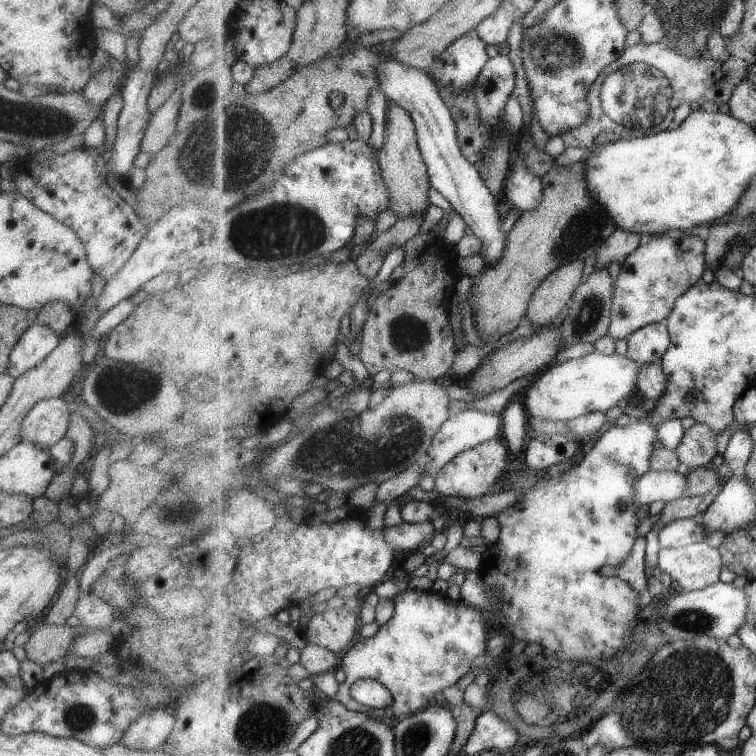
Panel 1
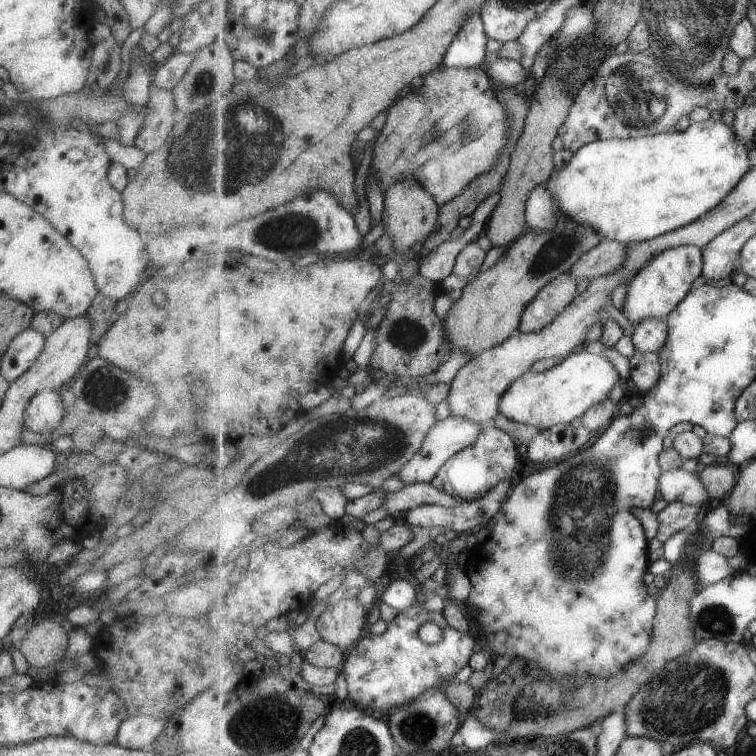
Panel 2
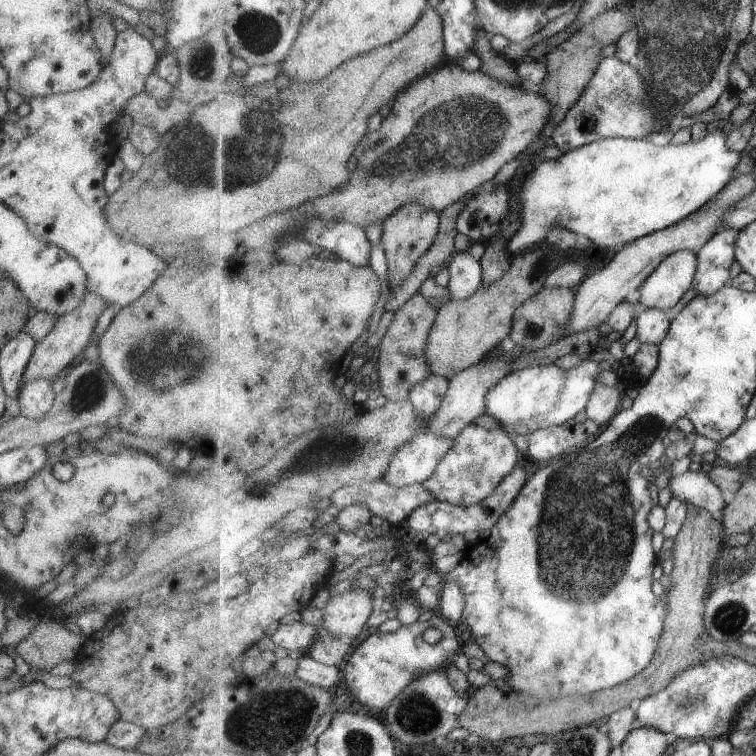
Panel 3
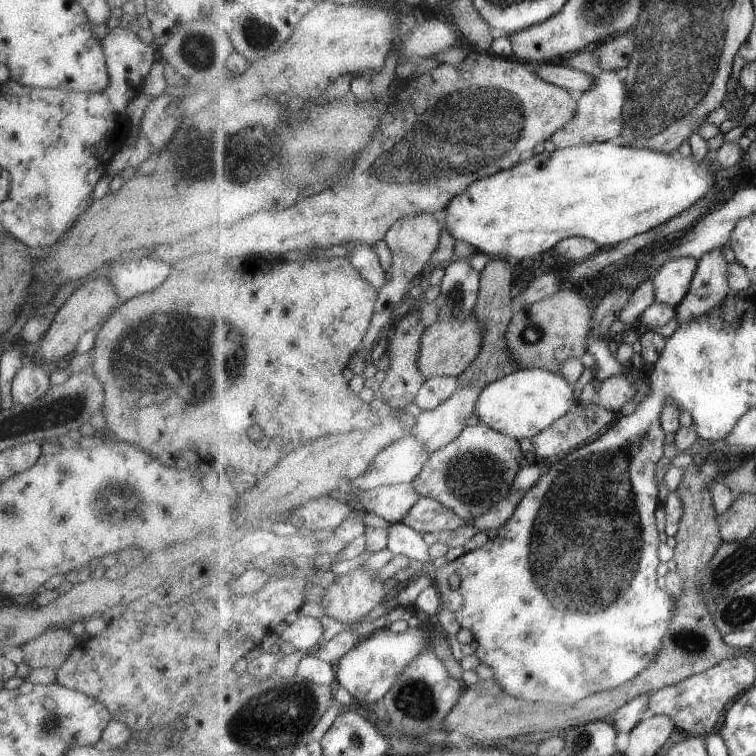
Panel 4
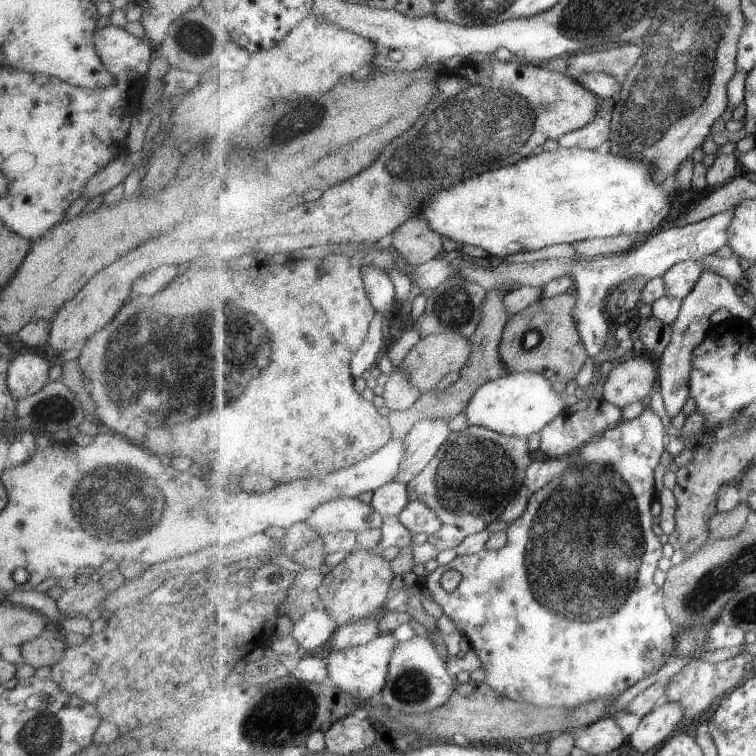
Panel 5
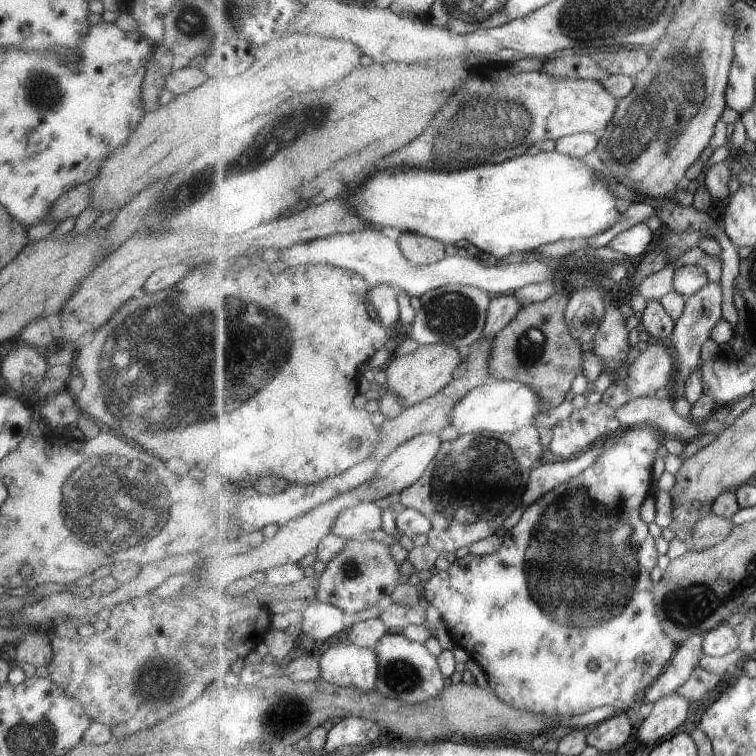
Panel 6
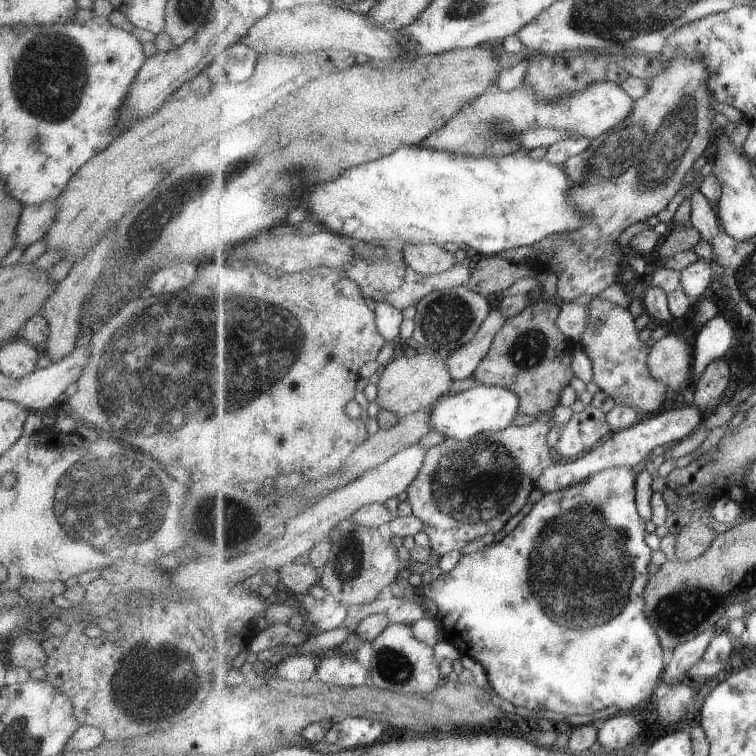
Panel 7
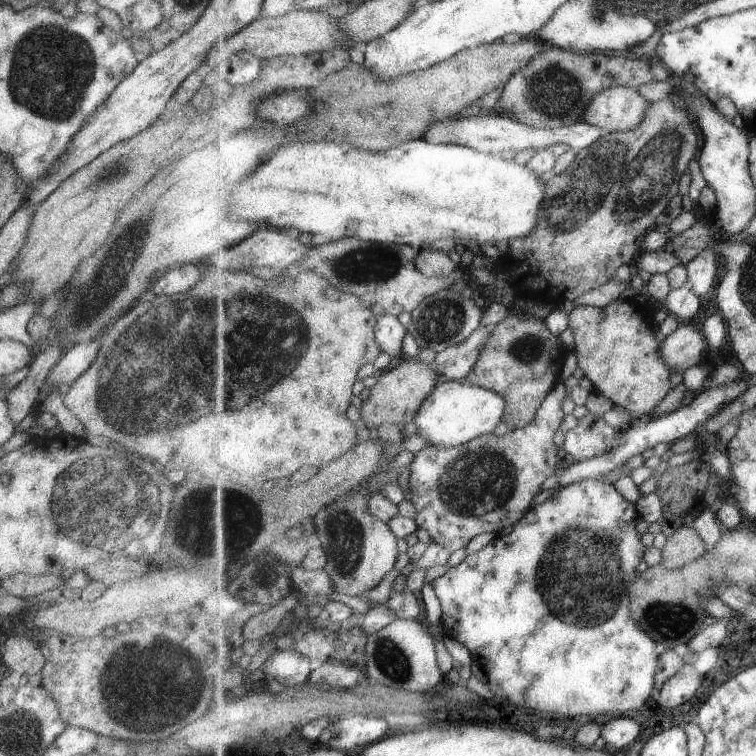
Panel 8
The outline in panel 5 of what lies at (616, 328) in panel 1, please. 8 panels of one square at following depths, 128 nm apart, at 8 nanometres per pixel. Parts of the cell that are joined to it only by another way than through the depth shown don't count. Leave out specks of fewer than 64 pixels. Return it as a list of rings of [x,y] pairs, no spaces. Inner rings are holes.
[[[689,259],[673,265],[663,276],[667,295],[683,300],[698,284],[705,270],[700,262]]]

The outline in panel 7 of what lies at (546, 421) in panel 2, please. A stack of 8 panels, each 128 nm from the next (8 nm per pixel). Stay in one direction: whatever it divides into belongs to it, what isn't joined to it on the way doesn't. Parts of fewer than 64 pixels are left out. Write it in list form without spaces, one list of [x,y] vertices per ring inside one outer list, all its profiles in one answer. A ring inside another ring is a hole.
[[[480,383],[459,394],[446,394],[437,400],[431,412],[431,426],[436,432],[459,441],[470,440],[479,434],[499,432],[509,428],[519,414],[521,396],[509,388]]]

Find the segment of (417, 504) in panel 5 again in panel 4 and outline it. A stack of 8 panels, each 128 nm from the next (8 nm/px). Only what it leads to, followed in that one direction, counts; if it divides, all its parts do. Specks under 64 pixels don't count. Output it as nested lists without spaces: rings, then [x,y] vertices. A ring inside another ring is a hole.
[[[530,464],[523,467],[523,470],[518,472],[518,476],[514,480],[514,485],[510,490],[510,493],[498,504],[495,505],[493,509],[488,510],[484,515],[480,517],[474,517],[473,521],[467,523],[458,514],[455,514],[454,510],[443,506],[438,500],[421,497],[419,502],[415,506],[411,507],[411,510],[407,513],[407,516],[402,520],[407,526],[418,530],[420,533],[430,533],[431,535],[436,535],[443,530],[457,530],[459,526],[471,526],[479,528],[480,530],[491,530],[491,528],[500,529],[510,518],[515,514],[519,503],[525,498],[525,495],[531,488],[533,488],[539,479],[545,474],[545,470],[539,466],[539,464]]]

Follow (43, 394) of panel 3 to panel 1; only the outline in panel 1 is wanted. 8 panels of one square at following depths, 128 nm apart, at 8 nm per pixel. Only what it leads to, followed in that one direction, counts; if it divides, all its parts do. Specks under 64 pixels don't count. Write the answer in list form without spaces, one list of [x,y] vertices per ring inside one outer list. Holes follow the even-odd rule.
[[[61,397],[40,400],[21,421],[22,442],[47,450],[66,433],[69,419],[67,402]]]

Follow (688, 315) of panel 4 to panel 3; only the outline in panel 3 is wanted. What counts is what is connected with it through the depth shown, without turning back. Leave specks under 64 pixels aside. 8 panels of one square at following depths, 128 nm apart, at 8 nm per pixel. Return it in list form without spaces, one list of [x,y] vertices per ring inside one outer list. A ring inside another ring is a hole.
[[[723,229],[711,237],[698,253],[698,269],[692,289],[695,296],[710,297],[730,282],[731,264],[736,260],[739,231]]]

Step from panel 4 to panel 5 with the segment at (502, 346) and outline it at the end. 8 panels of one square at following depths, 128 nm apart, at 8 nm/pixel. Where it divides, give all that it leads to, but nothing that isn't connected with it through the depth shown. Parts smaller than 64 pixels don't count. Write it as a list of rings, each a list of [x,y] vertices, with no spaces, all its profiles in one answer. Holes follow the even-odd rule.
[[[499,289],[488,291],[484,302],[483,318],[479,323],[478,329],[470,336],[472,353],[467,364],[460,370],[461,378],[454,385],[442,391],[433,389],[421,394],[418,401],[407,410],[389,412],[388,417],[392,426],[393,439],[404,439],[413,430],[413,427],[423,419],[443,419],[450,421],[464,412],[470,398],[481,386],[509,374],[509,370],[505,366],[500,353],[501,339],[506,324],[511,318],[511,314],[504,303],[506,294]]]

